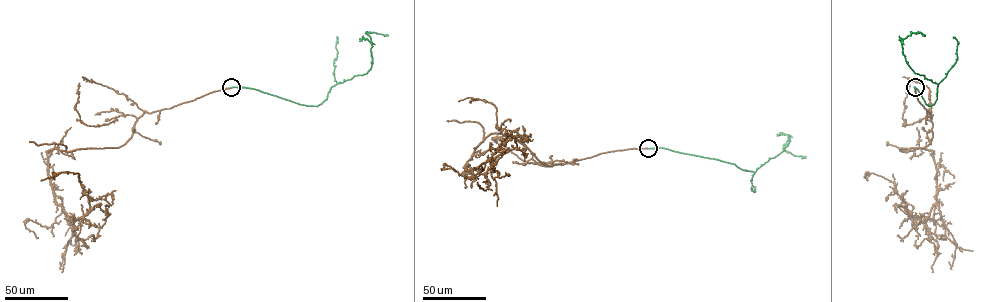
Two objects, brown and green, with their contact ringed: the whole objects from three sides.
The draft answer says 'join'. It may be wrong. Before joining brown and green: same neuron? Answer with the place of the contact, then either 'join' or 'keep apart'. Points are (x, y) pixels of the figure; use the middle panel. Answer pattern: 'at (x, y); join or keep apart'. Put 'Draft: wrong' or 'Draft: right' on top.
Draft: wrong
at (648, 148); keep apart

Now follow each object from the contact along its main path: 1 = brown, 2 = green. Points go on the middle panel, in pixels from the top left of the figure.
1: (648, 148), (548, 166), (515, 139), (492, 133), (465, 170), (485, 163), (507, 140), (492, 103), (459, 101)
2: (648, 148), (662, 147), (716, 159), (755, 172), (783, 150), (789, 135), (783, 148), (805, 158)

